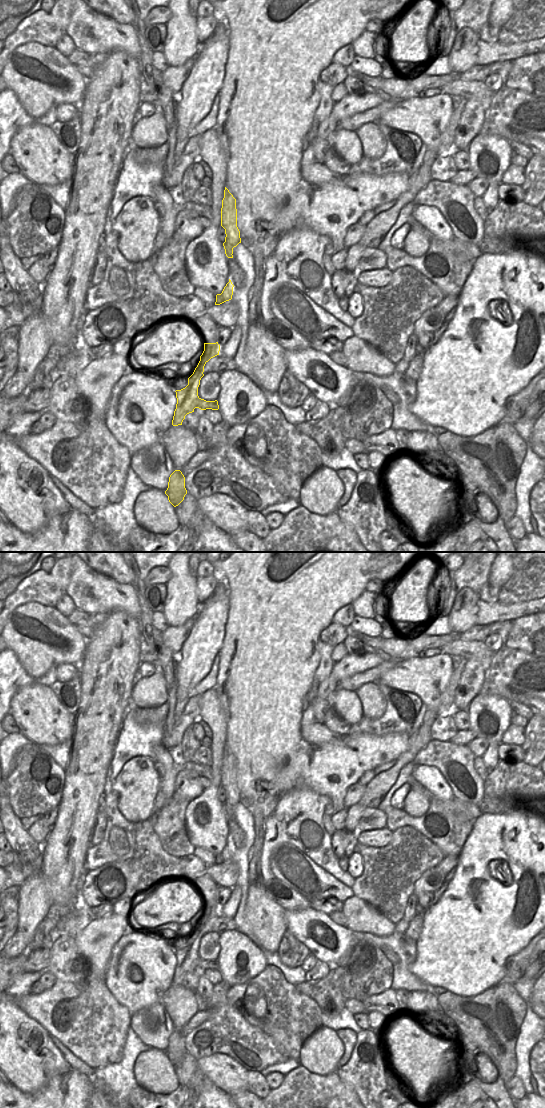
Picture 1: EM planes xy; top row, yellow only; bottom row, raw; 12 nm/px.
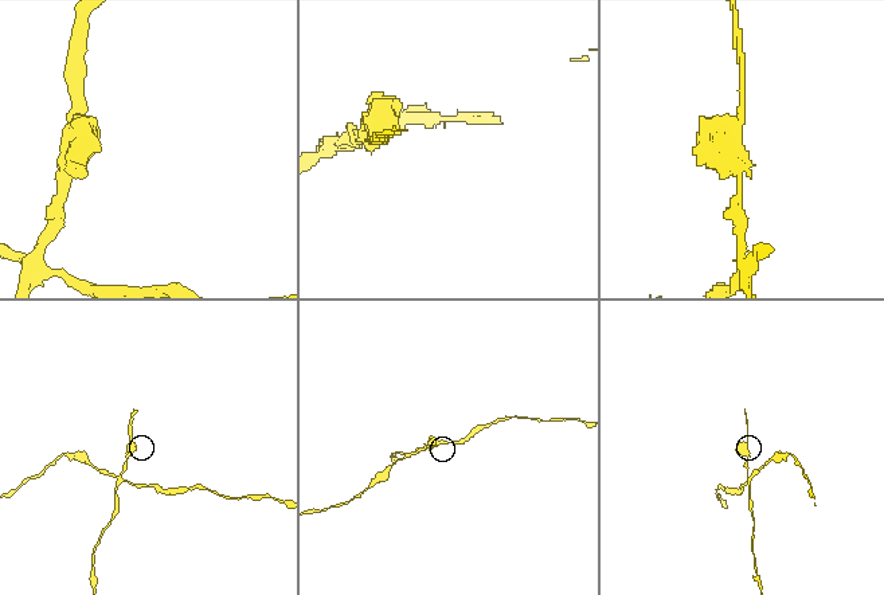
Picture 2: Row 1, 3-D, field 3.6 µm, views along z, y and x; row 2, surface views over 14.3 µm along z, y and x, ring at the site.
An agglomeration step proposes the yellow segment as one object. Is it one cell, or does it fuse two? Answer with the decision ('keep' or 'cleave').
cleave

